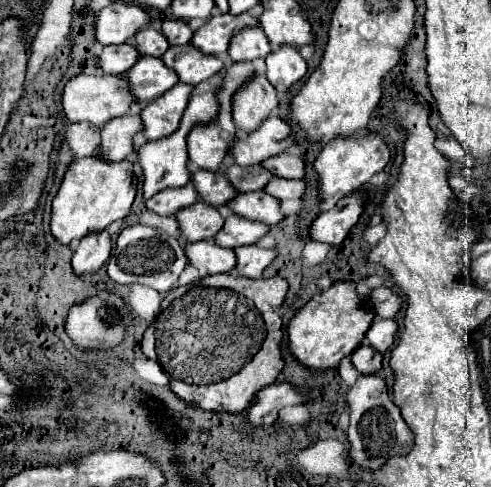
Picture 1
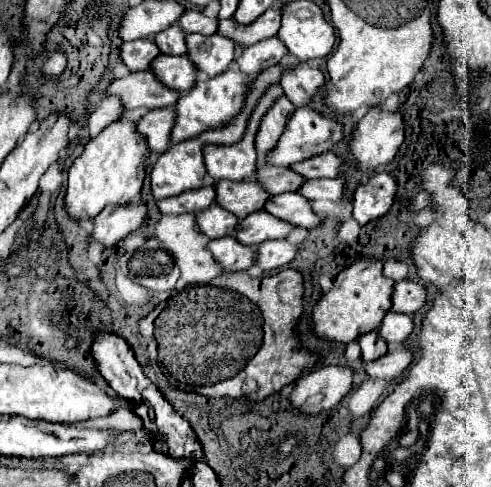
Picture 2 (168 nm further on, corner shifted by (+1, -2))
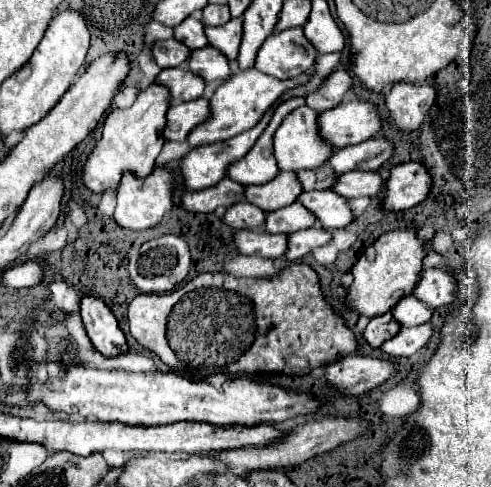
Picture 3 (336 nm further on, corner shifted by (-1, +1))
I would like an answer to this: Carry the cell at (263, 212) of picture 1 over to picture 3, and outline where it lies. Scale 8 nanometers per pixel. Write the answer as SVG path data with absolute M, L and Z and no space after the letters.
M330 190L304 192L298 198L298 202L310 208L316 214L316 218L322 222L322 226L330 230L344 228L354 220L352 210L350 210L350 200Z

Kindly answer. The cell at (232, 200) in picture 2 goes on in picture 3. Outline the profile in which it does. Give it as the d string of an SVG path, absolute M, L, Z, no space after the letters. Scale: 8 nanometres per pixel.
M280 172L274 180L260 186L246 186L246 200L260 206L264 212L290 206L302 194L302 184L296 172Z

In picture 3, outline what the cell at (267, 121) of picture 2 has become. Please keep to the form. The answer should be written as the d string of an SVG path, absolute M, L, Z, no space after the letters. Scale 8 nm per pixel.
M302 106L296 108L294 112L290 112L284 122L280 124L280 128L274 134L274 154L278 156L278 166L282 170L304 170L304 168L318 168L324 162L330 160L330 156L334 154L334 148L320 136L318 130L318 116L320 112Z

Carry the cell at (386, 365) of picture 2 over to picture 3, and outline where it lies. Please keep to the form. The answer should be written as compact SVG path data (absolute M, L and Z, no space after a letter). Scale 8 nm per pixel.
M426 322L422 326L412 326L412 328L402 328L402 332L398 332L398 336L386 340L386 344L382 344L382 350L390 356L390 358L408 358L412 354L416 354L432 336L432 322Z

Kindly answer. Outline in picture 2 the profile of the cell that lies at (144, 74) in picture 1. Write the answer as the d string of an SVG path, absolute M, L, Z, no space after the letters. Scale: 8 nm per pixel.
M158 55L150 63L150 71L156 75L156 79L178 93L188 91L192 83L196 81L196 69L192 63L188 63L188 57L172 57L172 55Z

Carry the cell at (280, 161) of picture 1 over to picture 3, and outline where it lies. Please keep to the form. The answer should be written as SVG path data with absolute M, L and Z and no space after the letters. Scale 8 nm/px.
M370 138L356 146L346 146L334 152L330 166L340 174L352 170L378 170L394 154L394 144L386 138Z

